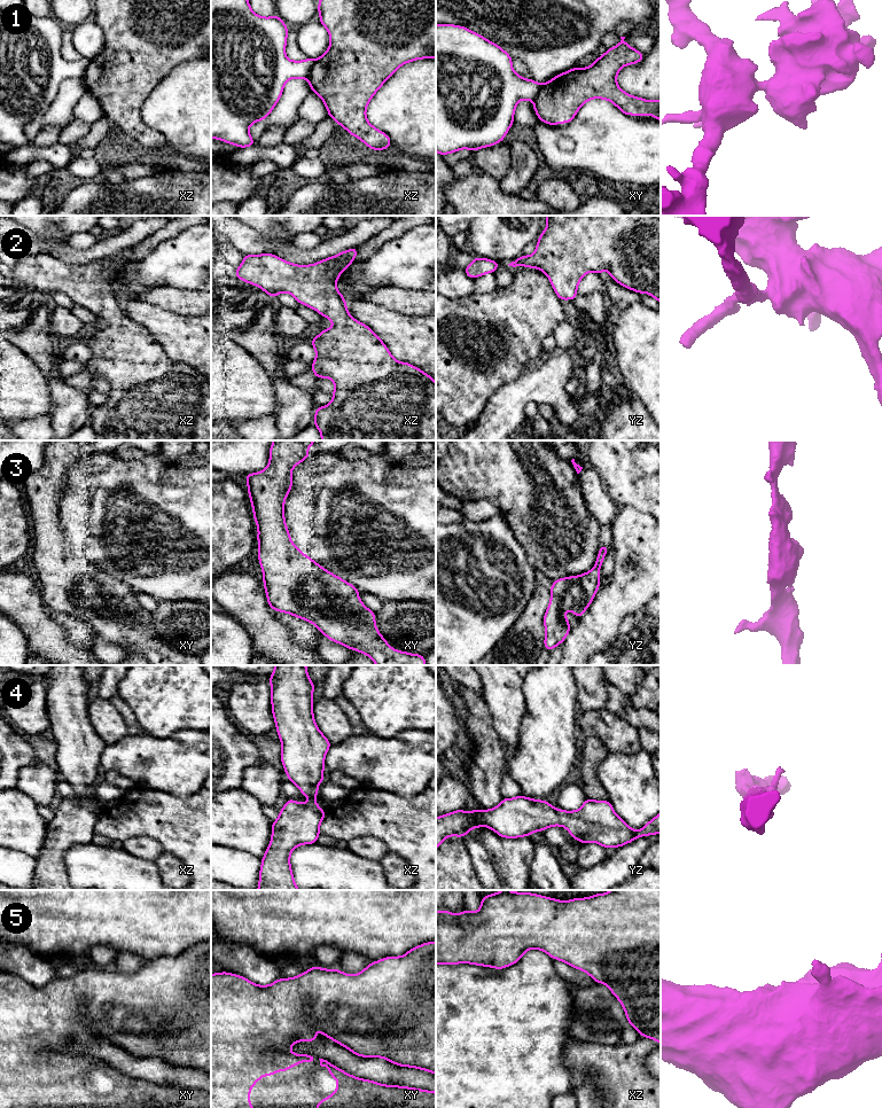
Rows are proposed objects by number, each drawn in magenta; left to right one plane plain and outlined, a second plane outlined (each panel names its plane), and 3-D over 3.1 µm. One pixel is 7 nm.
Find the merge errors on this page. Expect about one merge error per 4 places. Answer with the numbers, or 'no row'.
1

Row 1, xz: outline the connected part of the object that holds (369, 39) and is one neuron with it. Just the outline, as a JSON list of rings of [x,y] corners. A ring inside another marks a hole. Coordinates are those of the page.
[[[319,0],[318,11],[320,14],[319,21],[329,32],[330,44],[328,50],[314,60],[309,76],[311,91],[322,99],[328,110],[328,116],[343,126],[350,134],[360,139],[372,150],[388,149],[391,146],[389,135],[378,131],[367,120],[366,108],[374,94],[403,64],[420,58],[436,58],[436,0]]]

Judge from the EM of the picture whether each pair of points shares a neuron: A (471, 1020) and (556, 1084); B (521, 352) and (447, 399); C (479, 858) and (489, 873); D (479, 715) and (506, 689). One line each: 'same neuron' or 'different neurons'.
A: same neuron
B: same neuron
C: same neuron
D: different neurons

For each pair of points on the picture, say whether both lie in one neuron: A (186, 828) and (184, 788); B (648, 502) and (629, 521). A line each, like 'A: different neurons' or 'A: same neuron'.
A: different neurons
B: different neurons

